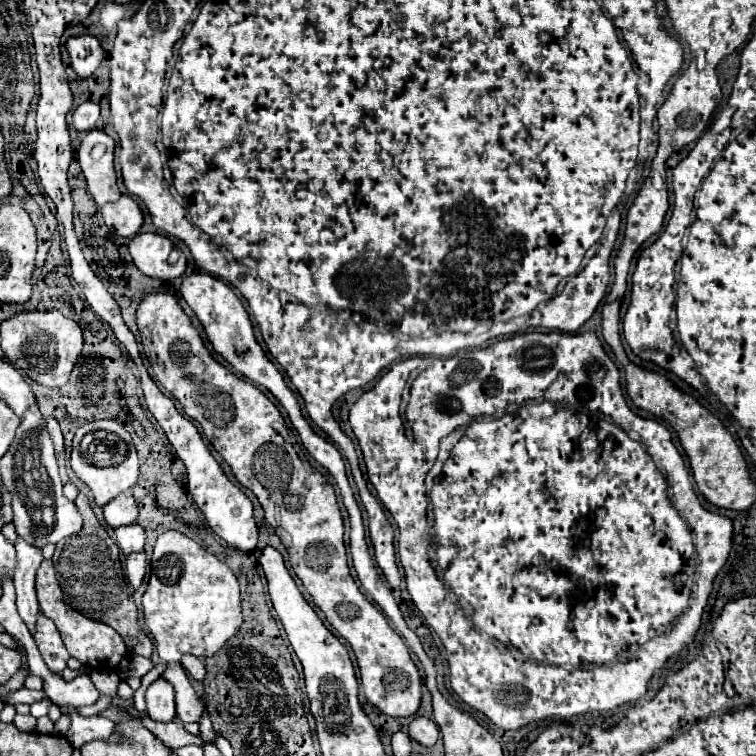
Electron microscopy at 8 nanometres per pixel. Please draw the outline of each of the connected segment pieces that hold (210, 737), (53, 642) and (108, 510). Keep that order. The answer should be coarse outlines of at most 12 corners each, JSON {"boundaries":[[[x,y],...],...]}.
{"boundaries":[[[203,713],[201,741],[215,743],[217,733],[213,729],[211,719]],[[39,615],[37,647],[60,676],[69,653],[51,619]],[[121,493],[103,507],[113,529],[137,519],[131,493]]]}

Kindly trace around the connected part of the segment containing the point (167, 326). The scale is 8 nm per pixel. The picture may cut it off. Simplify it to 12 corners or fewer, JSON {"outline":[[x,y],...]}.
{"outline":[[177,299],[137,309],[157,381],[259,499],[357,657],[369,703],[421,705],[405,641],[359,591],[327,479]]}

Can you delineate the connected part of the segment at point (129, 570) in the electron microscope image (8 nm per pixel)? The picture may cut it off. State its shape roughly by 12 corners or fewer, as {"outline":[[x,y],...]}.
{"outline":[[131,553],[125,559],[126,577],[139,587],[147,571],[147,555]]}

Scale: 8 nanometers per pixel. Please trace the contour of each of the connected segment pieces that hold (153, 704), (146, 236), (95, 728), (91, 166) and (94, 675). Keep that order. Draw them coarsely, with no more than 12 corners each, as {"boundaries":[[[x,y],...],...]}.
{"boundaries":[[[159,677],[147,689],[153,721],[175,717],[175,691]],[[137,233],[129,253],[143,275],[181,277],[183,255],[169,263],[175,245],[159,233]],[[59,705],[71,717],[67,739],[81,747],[109,739],[115,723],[101,715],[83,717],[77,707]],[[91,131],[77,151],[99,207],[121,197],[115,141]],[[91,669],[95,687],[115,697],[119,675],[117,671]]]}

